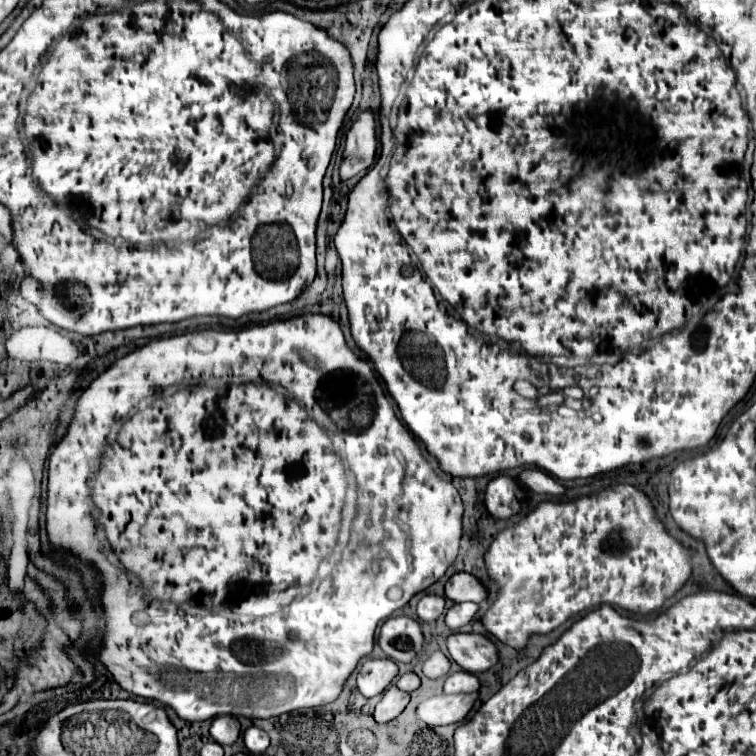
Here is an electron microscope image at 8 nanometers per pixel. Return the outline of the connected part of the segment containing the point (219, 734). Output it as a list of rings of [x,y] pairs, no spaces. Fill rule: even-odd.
[[[218,716],[212,720],[210,736],[222,746],[234,744],[240,736],[240,722],[234,716]]]

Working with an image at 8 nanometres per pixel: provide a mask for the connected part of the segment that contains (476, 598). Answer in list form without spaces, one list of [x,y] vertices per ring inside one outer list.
[[[456,572],[448,580],[444,592],[454,602],[476,602],[476,604],[480,604],[482,600],[488,598],[488,590],[484,588],[484,584],[468,572]]]

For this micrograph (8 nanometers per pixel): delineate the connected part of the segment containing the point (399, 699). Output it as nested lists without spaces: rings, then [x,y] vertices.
[[[390,686],[382,694],[382,700],[376,704],[374,720],[378,724],[386,724],[386,722],[398,718],[402,714],[402,710],[408,706],[408,702],[410,702],[410,694],[408,692],[402,692],[396,686]]]

